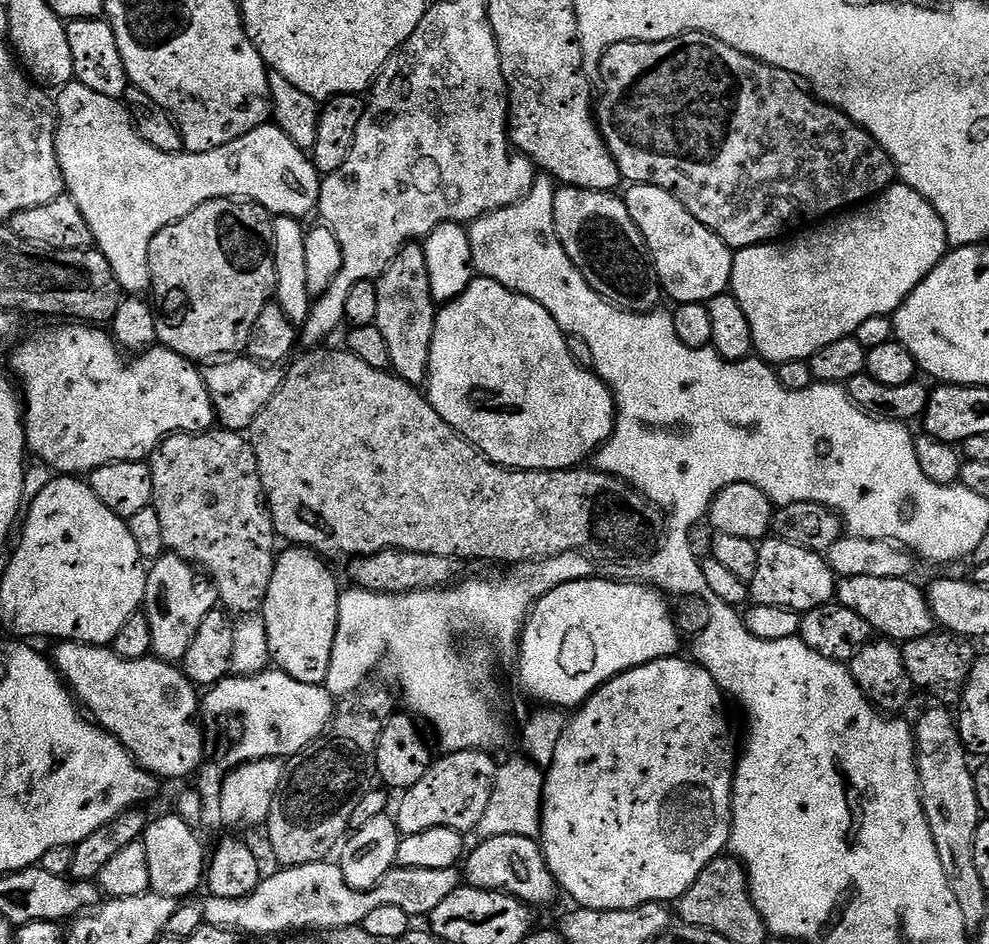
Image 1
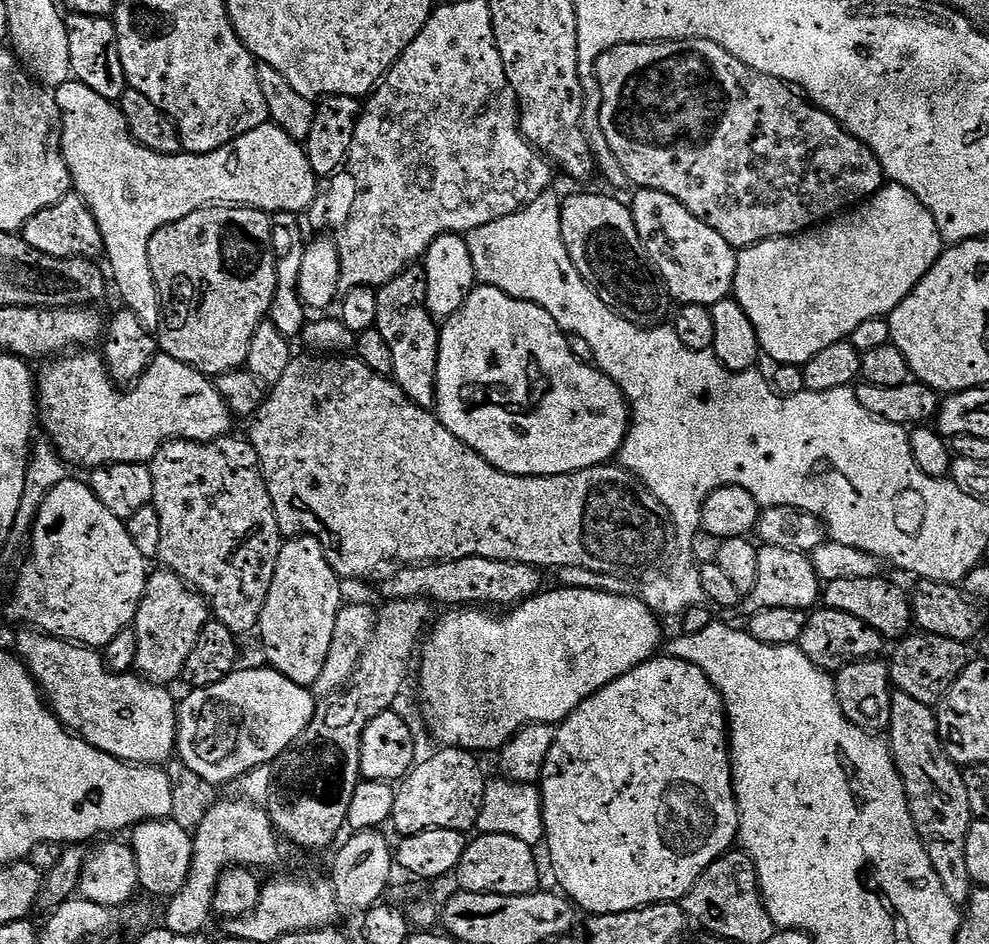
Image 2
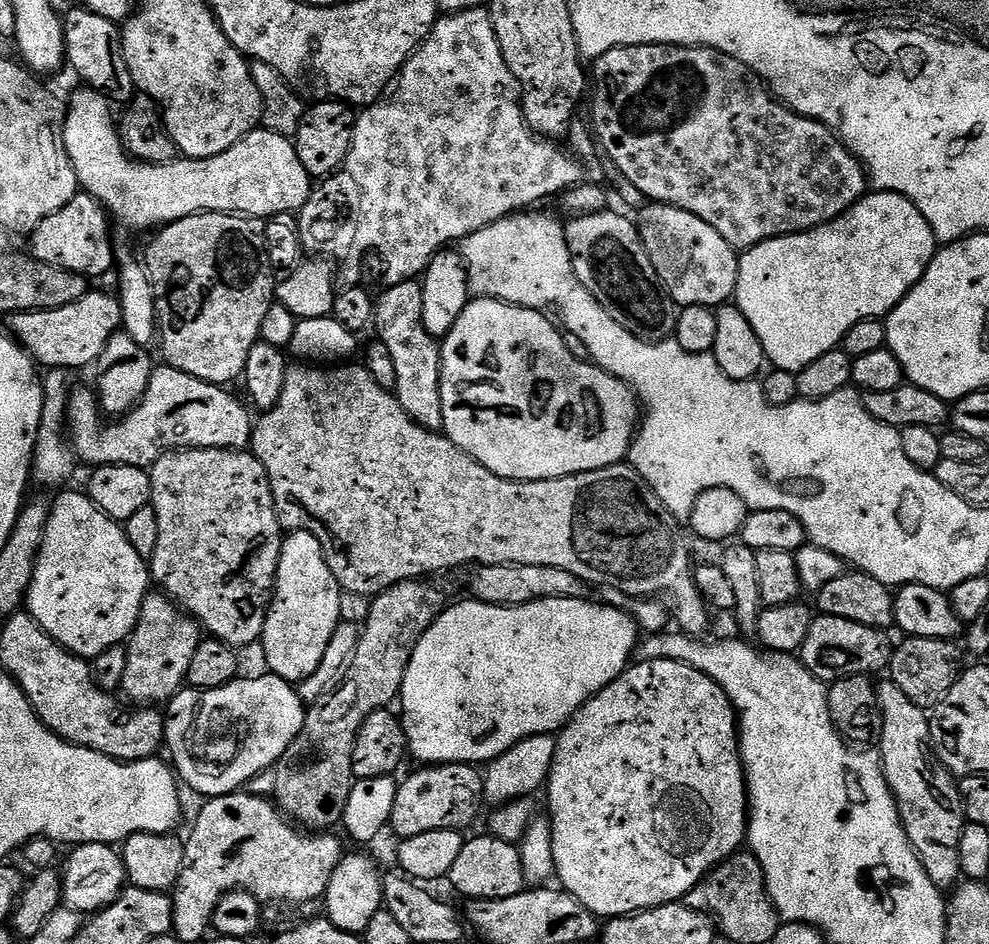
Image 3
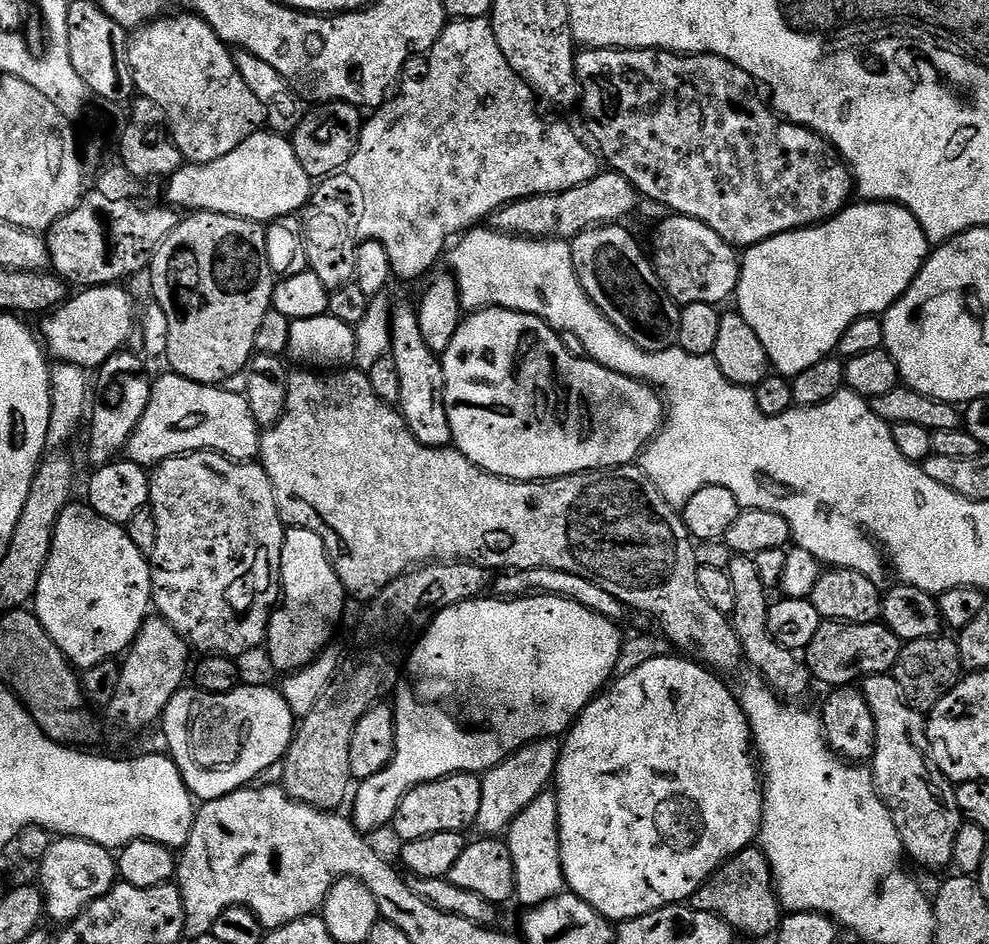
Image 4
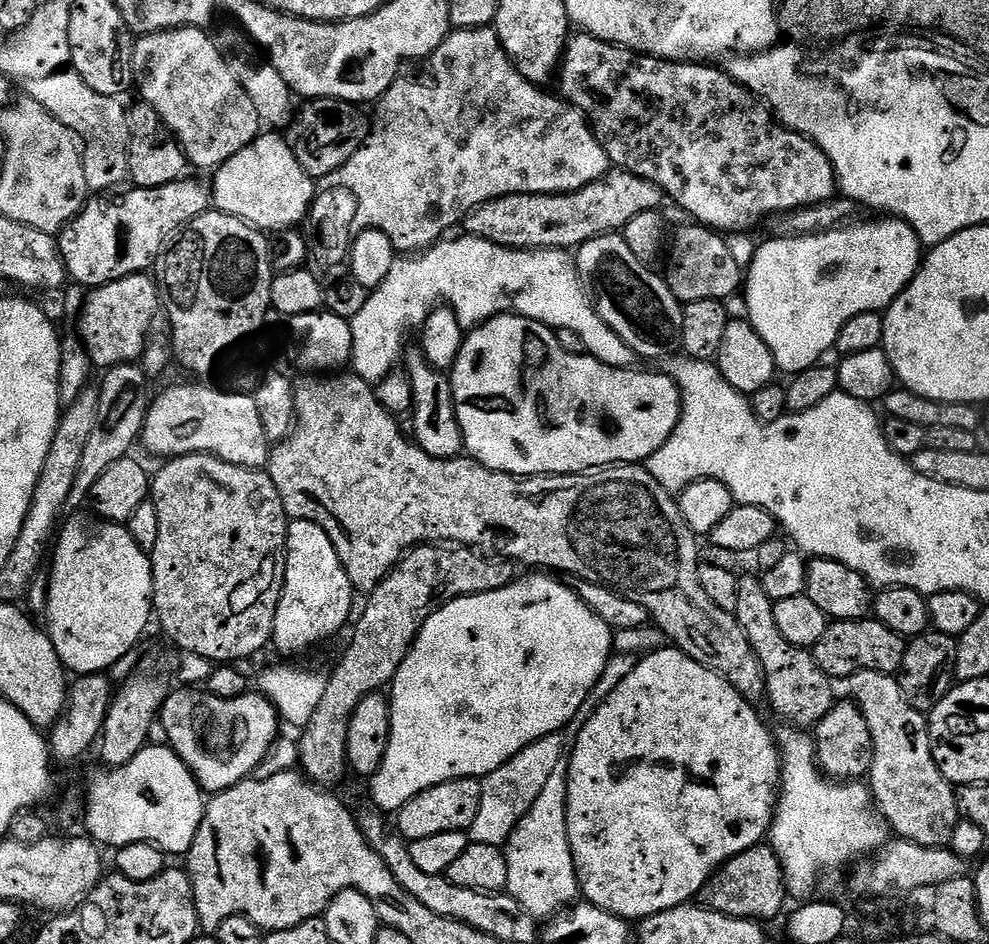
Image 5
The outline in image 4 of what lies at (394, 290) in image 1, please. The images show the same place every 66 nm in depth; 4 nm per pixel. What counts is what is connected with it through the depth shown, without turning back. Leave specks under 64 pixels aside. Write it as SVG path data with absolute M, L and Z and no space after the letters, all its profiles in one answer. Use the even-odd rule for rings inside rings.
M393 303L390 308L390 354L402 378L402 398L398 411L418 442L431 448L447 448L452 444L452 431L450 418L446 418L444 365L438 353L426 346L426 338L422 338L422 326L418 326L416 309L415 303Z

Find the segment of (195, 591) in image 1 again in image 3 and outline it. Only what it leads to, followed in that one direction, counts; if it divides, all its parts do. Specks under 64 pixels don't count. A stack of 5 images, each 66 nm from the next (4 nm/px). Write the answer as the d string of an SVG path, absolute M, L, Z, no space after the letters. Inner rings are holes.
M149 594L145 596L142 606L140 607L140 613L138 614L138 622L136 623L136 629L132 631L131 636L128 637L126 641L126 647L128 650L128 657L126 658L126 674L124 675L124 683L122 685L122 692L125 692L132 700L137 700L137 705L140 706L156 706L156 703L161 700L161 702L167 702L180 691L181 688L185 687L188 671L190 670L190 658L194 658L194 650L198 650L200 641L202 639L202 629L193 620L191 616L185 614L167 595L160 594L160 597L156 597L155 594Z

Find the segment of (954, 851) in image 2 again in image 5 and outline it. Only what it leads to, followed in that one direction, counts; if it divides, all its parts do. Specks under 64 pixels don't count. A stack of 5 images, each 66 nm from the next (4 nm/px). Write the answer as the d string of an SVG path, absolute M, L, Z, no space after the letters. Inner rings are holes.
M862 670L847 677L846 684L872 735L874 762L870 791L881 816L899 839L909 840L923 848L947 849L962 817L953 785L948 783L934 762L928 716L914 710L914 706L902 698L902 686L895 675Z

